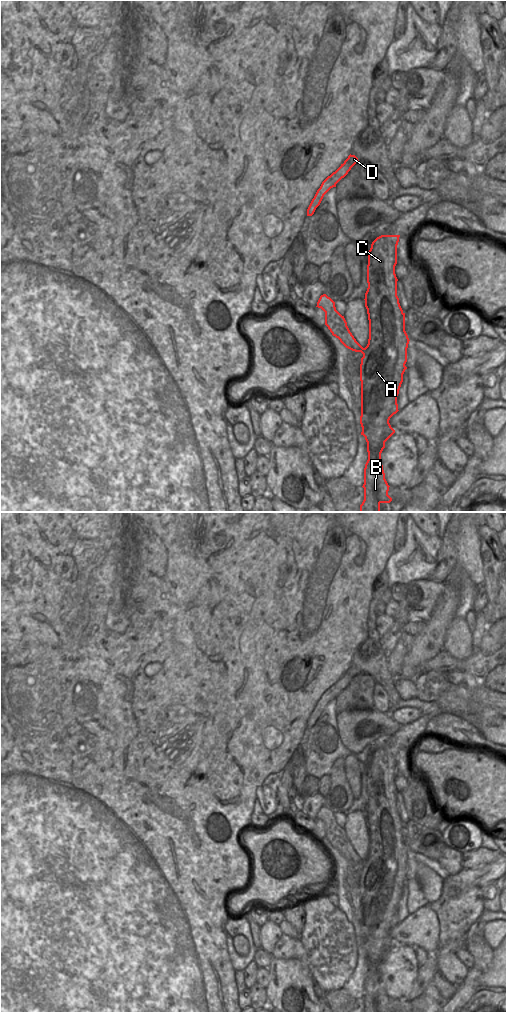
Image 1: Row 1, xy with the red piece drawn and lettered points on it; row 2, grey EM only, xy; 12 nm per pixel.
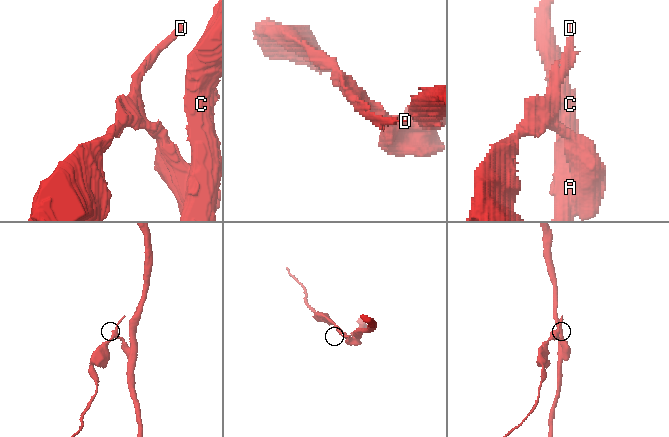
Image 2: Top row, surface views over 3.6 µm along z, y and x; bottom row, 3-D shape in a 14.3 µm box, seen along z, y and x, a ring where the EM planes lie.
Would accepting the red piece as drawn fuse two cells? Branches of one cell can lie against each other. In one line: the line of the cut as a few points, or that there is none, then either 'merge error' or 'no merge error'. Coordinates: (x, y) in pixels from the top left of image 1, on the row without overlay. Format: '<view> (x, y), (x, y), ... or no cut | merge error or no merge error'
xy (365, 860), (363, 867) | merge error

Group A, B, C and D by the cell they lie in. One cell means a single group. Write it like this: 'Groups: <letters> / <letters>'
Groups: A B C / D.

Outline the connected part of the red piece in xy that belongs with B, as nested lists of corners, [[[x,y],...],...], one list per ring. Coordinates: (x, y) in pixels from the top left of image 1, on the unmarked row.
[[[381,747],[371,756],[368,764],[365,819],[369,832],[369,851],[360,876],[361,893],[361,947],[367,954],[368,972],[364,980],[364,1012],[392,1012],[385,991],[381,965],[385,954],[395,945],[389,932],[398,922],[397,908],[407,879],[409,850],[405,843],[405,825],[397,808],[397,757],[400,747]]]

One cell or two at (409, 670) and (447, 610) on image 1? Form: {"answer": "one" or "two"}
{"answer": "one"}

